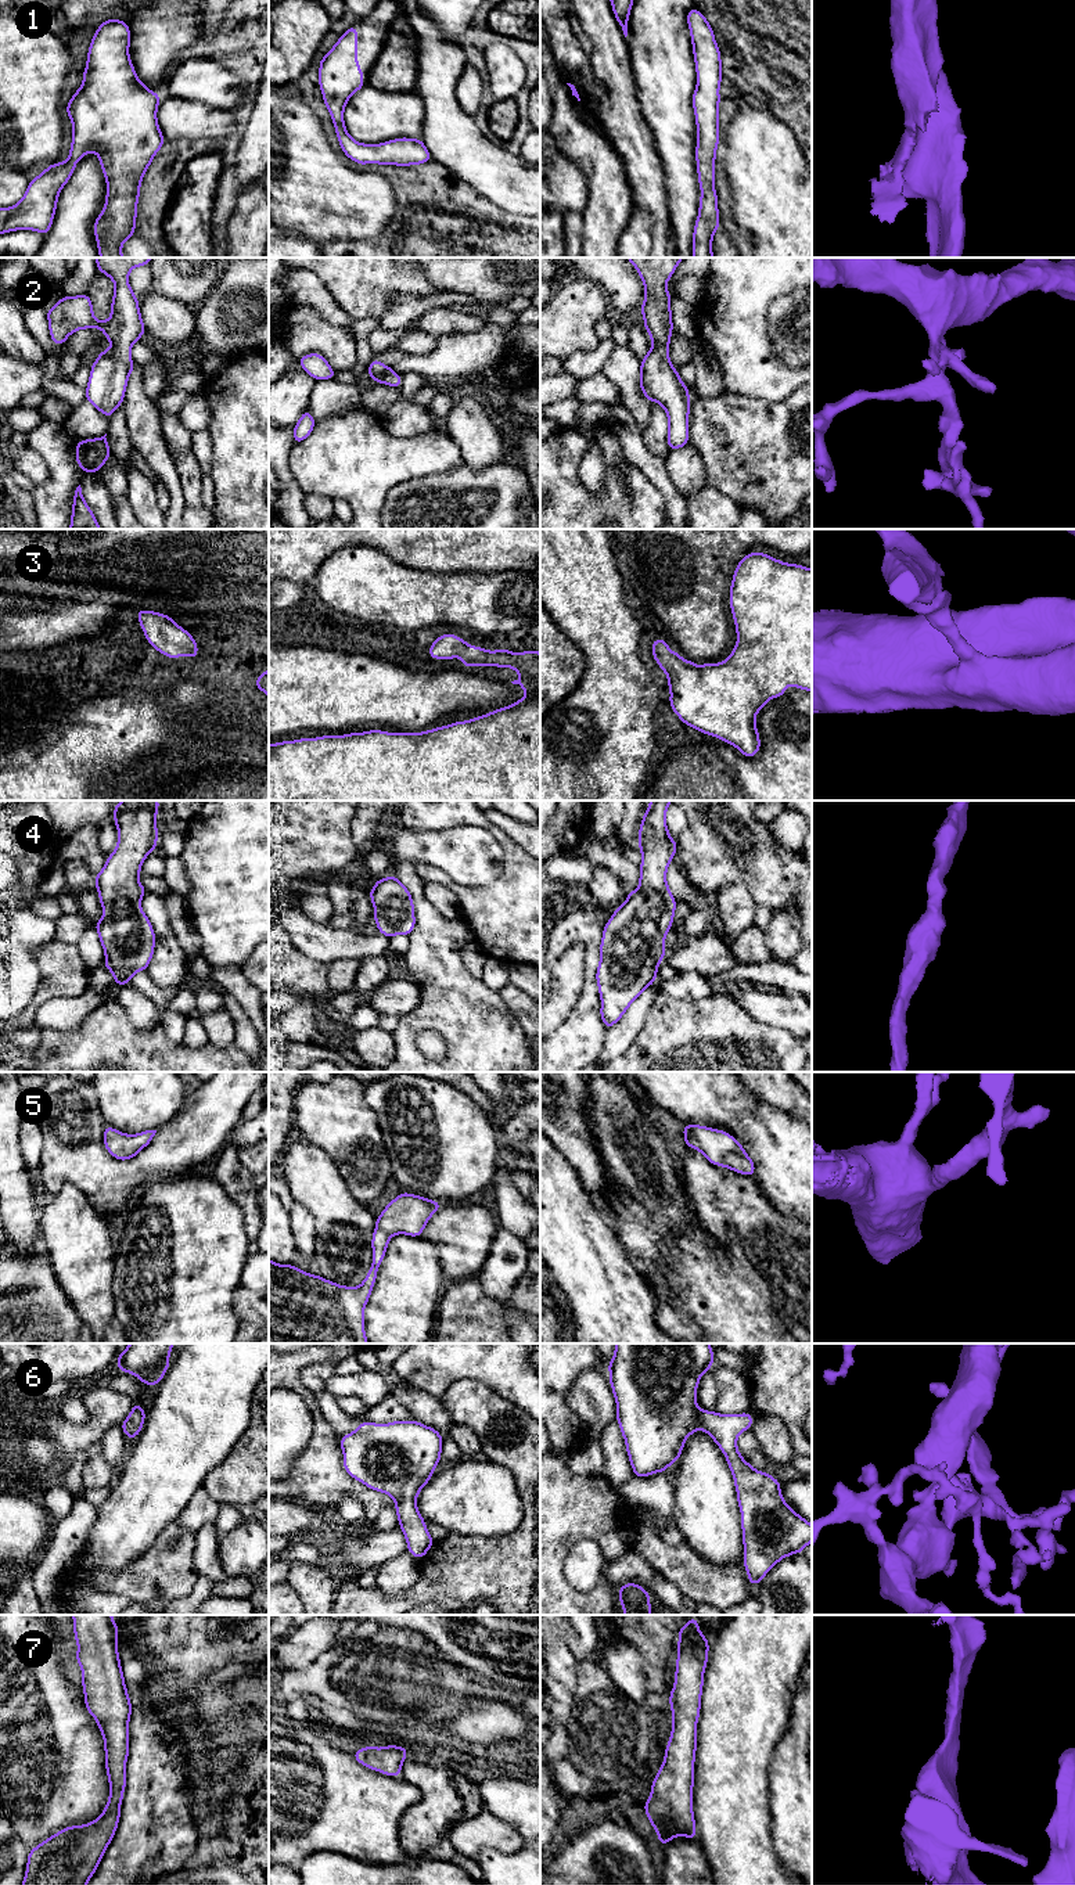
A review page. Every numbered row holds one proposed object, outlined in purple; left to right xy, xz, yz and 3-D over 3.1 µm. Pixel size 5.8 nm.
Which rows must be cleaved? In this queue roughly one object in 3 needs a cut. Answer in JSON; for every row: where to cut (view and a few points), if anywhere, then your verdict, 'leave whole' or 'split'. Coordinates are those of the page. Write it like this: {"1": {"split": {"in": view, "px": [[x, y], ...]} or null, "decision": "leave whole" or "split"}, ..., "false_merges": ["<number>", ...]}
{"1": {"split": null, "decision": "leave whole"}, "2": {"split": null, "decision": "leave whole"}, "3": {"split": null, "decision": "leave whole"}, "4": {"split": null, "decision": "leave whole"}, "5": {"split": null, "decision": "leave whole"}, "6": {"split": null, "decision": "leave whole"}, "7": {"split": null, "decision": "leave whole"}, "false_merges": []}

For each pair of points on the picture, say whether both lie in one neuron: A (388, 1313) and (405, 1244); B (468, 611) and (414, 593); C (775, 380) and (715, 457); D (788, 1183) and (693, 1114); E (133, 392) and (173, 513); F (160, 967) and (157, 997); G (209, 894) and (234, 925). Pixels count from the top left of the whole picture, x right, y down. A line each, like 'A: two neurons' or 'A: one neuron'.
A: one neuron
B: one neuron
C: two neurons
D: one neuron
E: one neuron
F: two neurons
G: one neuron

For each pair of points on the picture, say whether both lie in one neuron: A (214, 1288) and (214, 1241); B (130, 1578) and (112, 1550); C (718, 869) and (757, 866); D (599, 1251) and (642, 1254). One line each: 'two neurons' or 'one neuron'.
A: one neuron
B: two neurons
C: one neuron
D: two neurons

